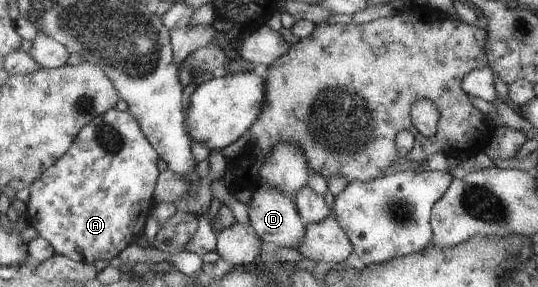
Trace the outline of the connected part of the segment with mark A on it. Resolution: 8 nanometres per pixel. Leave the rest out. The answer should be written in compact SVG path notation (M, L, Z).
M115 108L101 117L93 118L75 138L73 146L53 166L33 182L29 188L31 198L26 203L24 217L35 227L38 237L47 240L57 255L76 262L93 265L99 260L117 257L124 249L139 242L155 206L153 188L159 178L157 162L160 154L148 142L135 116Z

